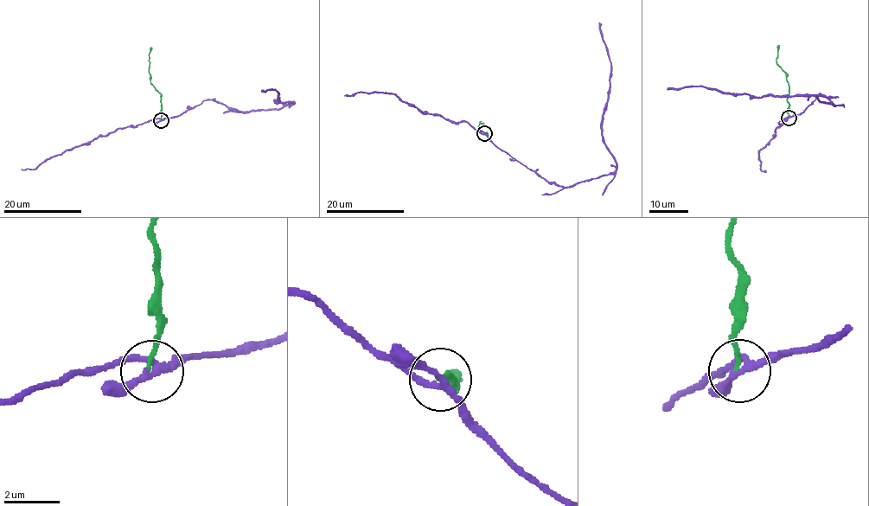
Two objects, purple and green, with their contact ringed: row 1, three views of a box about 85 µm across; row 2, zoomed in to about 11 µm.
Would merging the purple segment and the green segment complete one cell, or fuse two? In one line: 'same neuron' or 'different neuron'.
different neuron

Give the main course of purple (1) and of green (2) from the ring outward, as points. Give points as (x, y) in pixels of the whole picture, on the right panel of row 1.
1: (789, 118), (801, 114), (819, 94), (833, 105), (814, 95), (755, 97), (719, 92), (700, 86), (667, 89)
2: (789, 118), (789, 83), (786, 73), (776, 60), (779, 45)

